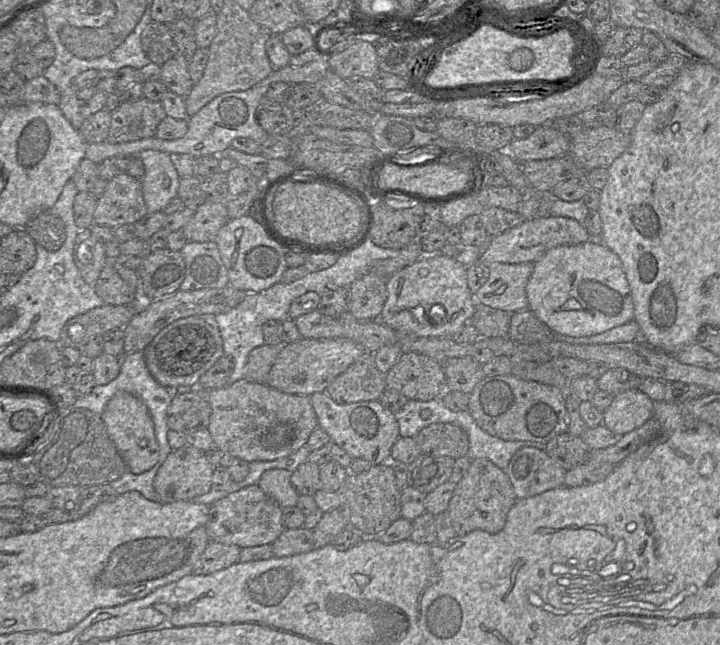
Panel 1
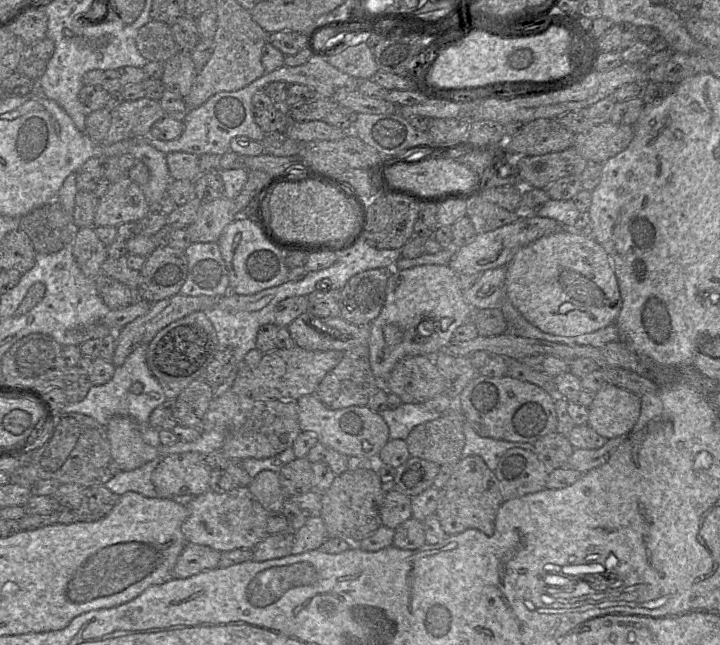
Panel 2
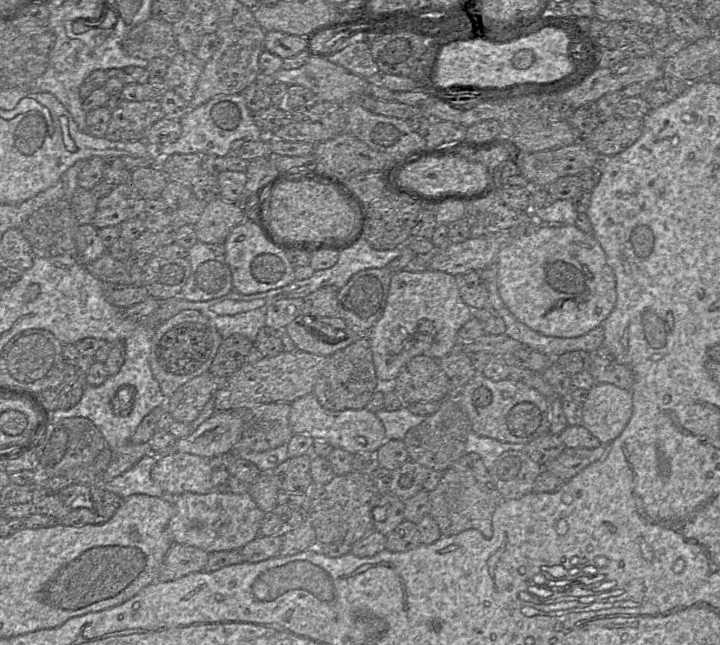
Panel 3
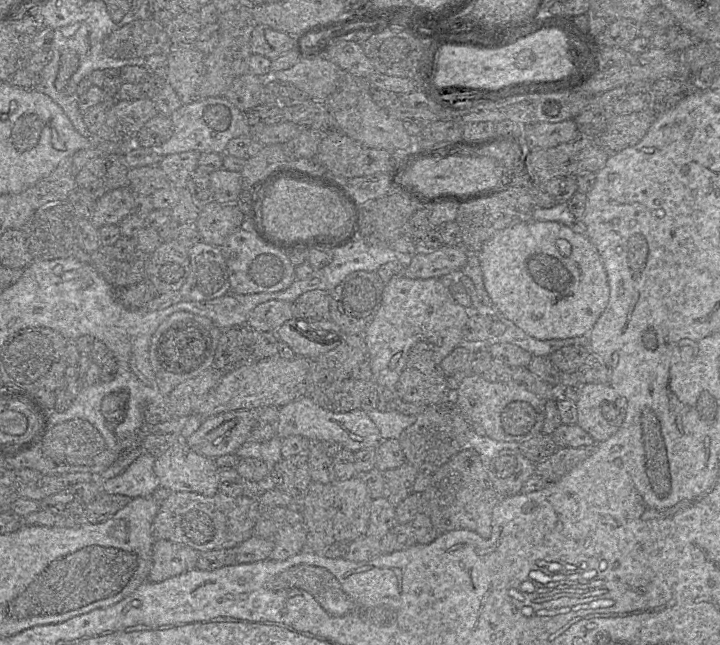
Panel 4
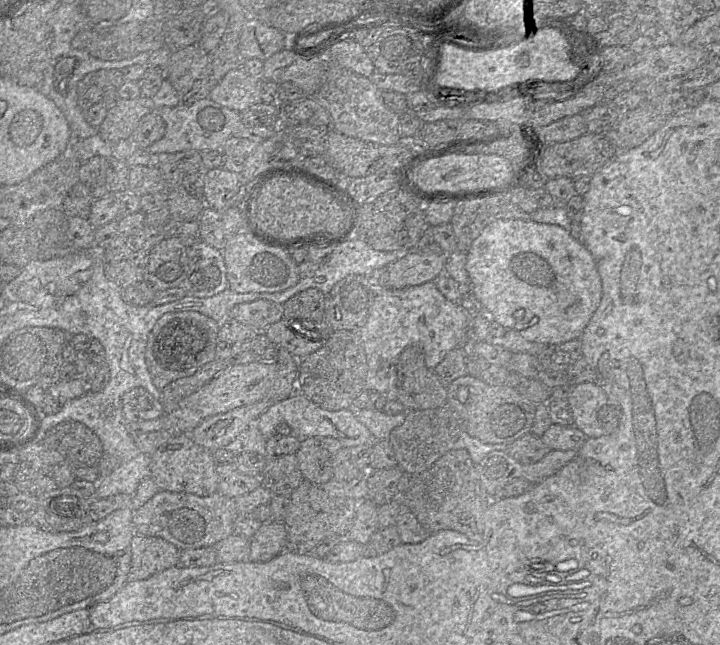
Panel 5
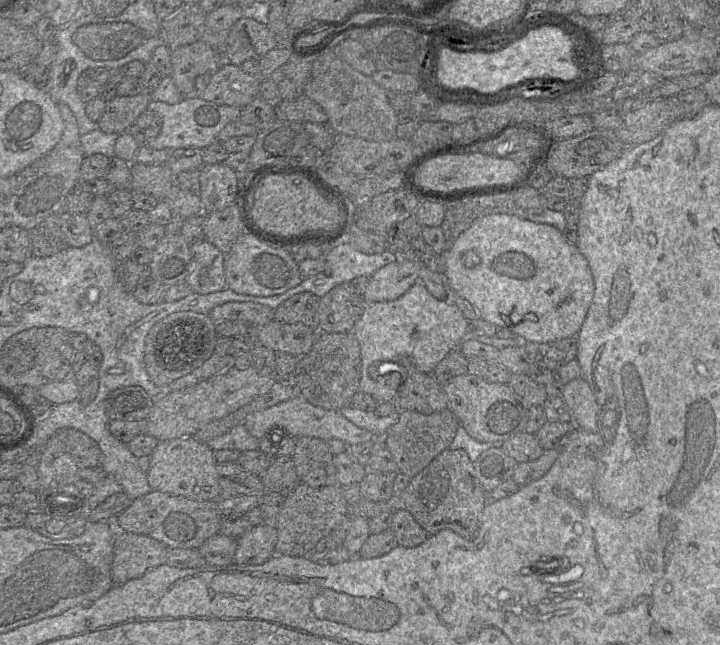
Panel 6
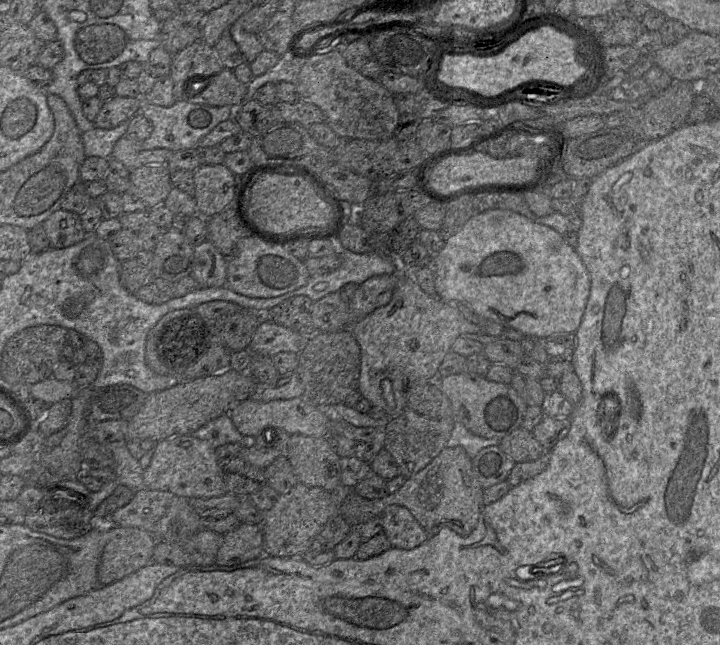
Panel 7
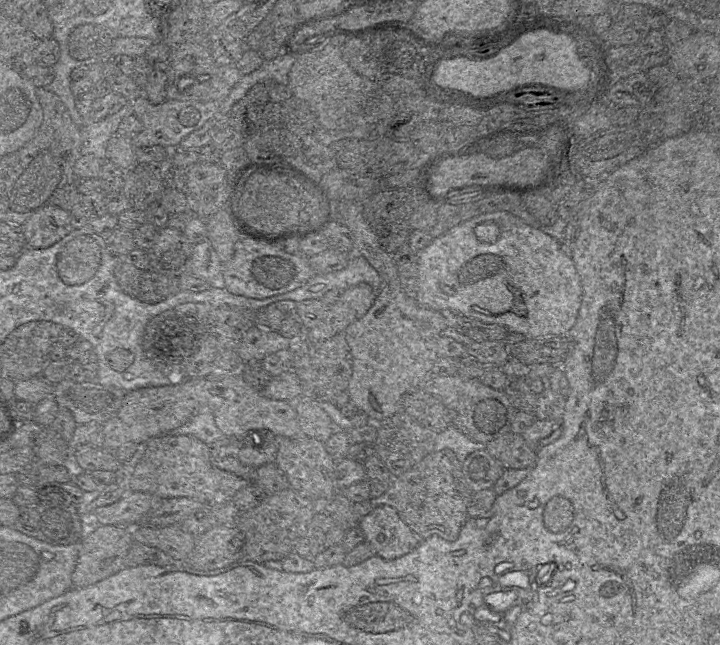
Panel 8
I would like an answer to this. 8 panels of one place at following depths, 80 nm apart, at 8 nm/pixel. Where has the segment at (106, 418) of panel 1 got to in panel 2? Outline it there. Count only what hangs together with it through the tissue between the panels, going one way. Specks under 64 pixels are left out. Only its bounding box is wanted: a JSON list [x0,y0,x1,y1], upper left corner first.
[105,416,158,471]

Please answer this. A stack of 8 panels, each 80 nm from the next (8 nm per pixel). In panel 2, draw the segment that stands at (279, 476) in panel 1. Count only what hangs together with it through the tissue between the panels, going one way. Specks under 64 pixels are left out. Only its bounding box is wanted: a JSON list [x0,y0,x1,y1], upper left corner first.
[247,470,287,512]

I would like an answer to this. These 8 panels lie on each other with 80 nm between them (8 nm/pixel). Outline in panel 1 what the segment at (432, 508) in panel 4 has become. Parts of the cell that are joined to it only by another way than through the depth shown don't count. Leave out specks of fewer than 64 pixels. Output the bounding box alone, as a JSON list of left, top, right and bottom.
[446,459,516,537]

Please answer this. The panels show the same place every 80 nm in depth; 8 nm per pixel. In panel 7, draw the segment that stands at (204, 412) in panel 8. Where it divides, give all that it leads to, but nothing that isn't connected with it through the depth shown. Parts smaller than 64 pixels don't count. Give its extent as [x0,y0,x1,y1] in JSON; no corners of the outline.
[193,414,250,448]

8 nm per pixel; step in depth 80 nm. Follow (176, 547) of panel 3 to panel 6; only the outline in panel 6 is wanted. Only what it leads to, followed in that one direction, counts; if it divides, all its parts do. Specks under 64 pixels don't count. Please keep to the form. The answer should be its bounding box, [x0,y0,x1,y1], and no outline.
[111,532,167,585]

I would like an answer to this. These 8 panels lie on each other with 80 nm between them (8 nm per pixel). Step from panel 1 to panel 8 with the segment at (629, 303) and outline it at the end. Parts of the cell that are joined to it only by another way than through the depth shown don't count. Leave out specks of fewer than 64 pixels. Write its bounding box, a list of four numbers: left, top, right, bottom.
[416,212,582,339]

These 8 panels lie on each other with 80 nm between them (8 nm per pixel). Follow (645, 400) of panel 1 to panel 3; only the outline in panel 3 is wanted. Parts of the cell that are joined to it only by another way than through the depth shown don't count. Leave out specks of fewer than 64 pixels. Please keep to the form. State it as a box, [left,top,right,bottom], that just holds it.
[581,383,632,445]

